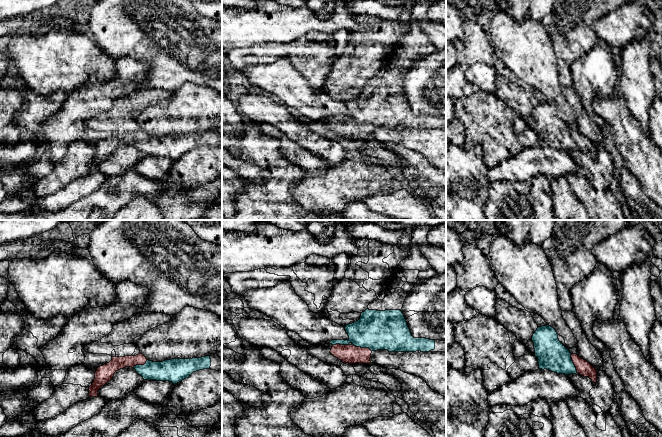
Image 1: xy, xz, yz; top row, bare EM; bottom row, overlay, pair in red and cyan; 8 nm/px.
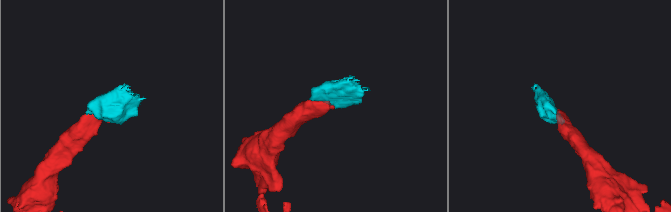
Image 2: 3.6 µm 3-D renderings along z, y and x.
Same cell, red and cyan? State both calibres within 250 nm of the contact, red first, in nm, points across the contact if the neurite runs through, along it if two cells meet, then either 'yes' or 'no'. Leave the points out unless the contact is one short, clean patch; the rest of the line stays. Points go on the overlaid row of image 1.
150 nm thick on the red side, 320 nm on the other; runs through xz (351, 354), (357, 353), (362, 348), (377, 330); yes

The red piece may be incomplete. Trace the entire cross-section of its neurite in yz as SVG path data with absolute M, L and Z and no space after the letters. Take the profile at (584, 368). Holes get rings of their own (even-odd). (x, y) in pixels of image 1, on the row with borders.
M549 325L538 327L532 336L532 341L539 369L565 375L579 373L597 383L597 370L577 354L571 354L559 341L553 327Z

